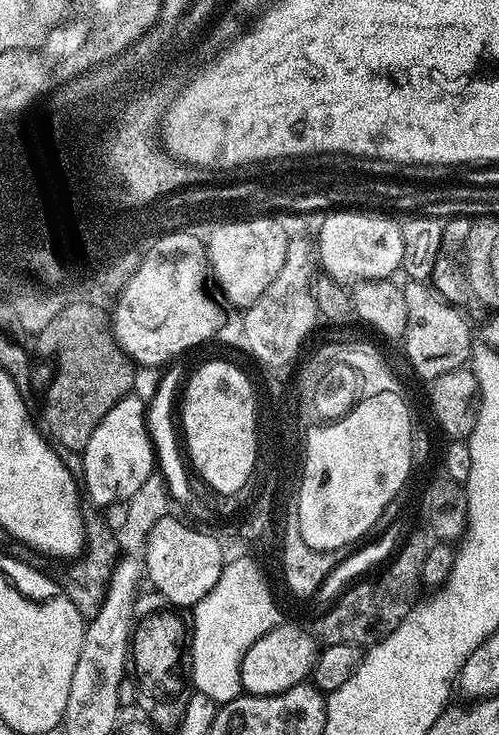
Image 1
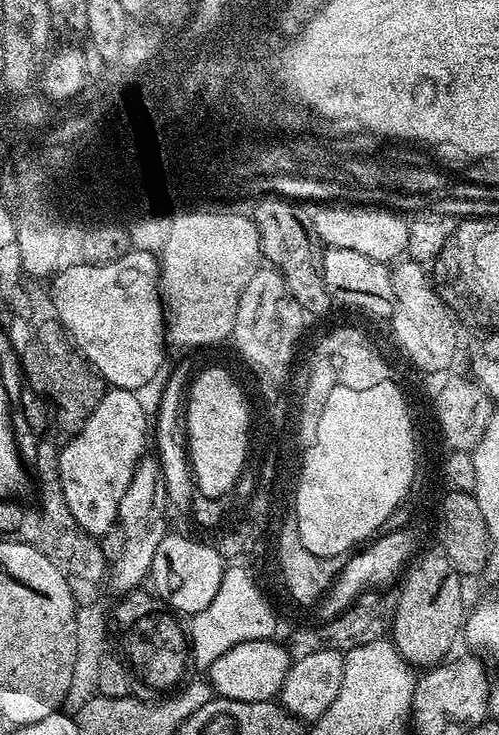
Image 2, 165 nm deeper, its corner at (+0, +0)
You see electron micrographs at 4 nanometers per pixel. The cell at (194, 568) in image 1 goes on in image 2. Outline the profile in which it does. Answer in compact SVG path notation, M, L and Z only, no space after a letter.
M165 534L158 542L158 551L154 553L154 562L150 573L155 595L163 600L177 614L195 614L206 610L214 594L218 594L218 582L222 582L225 562L217 549L200 540L191 540L188 536Z

